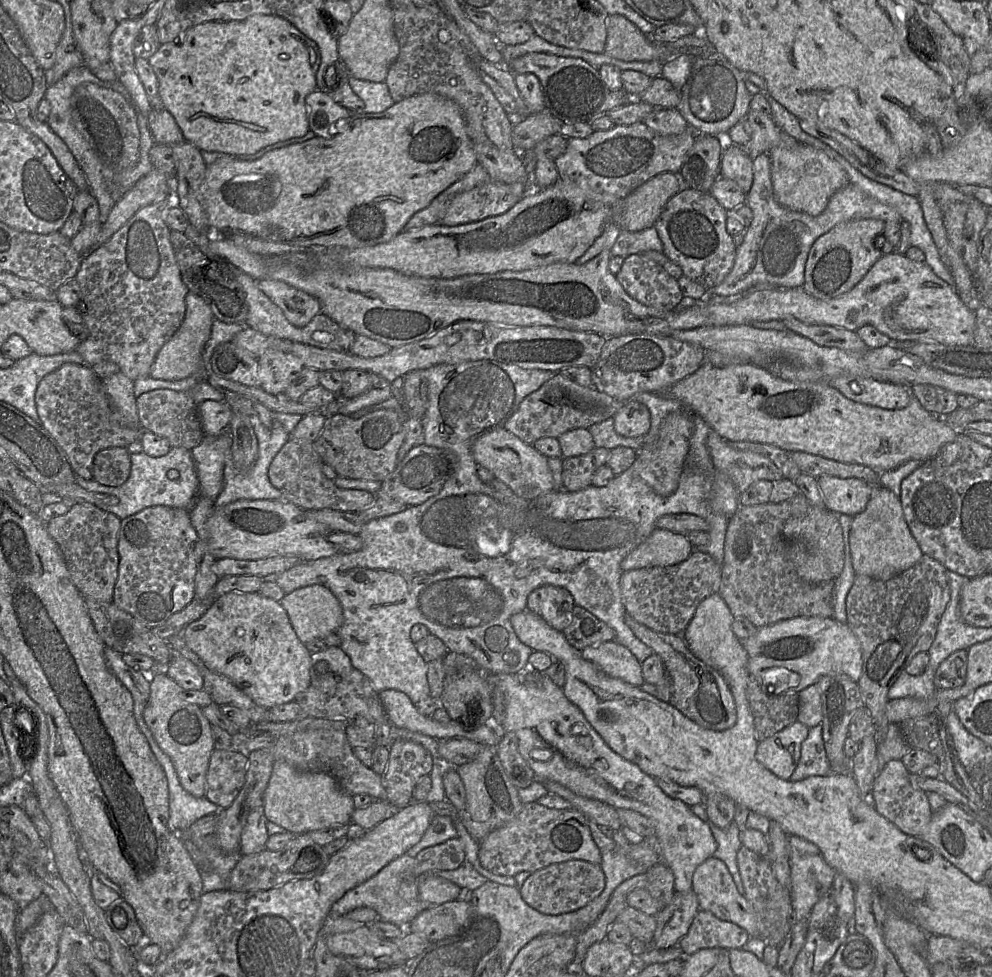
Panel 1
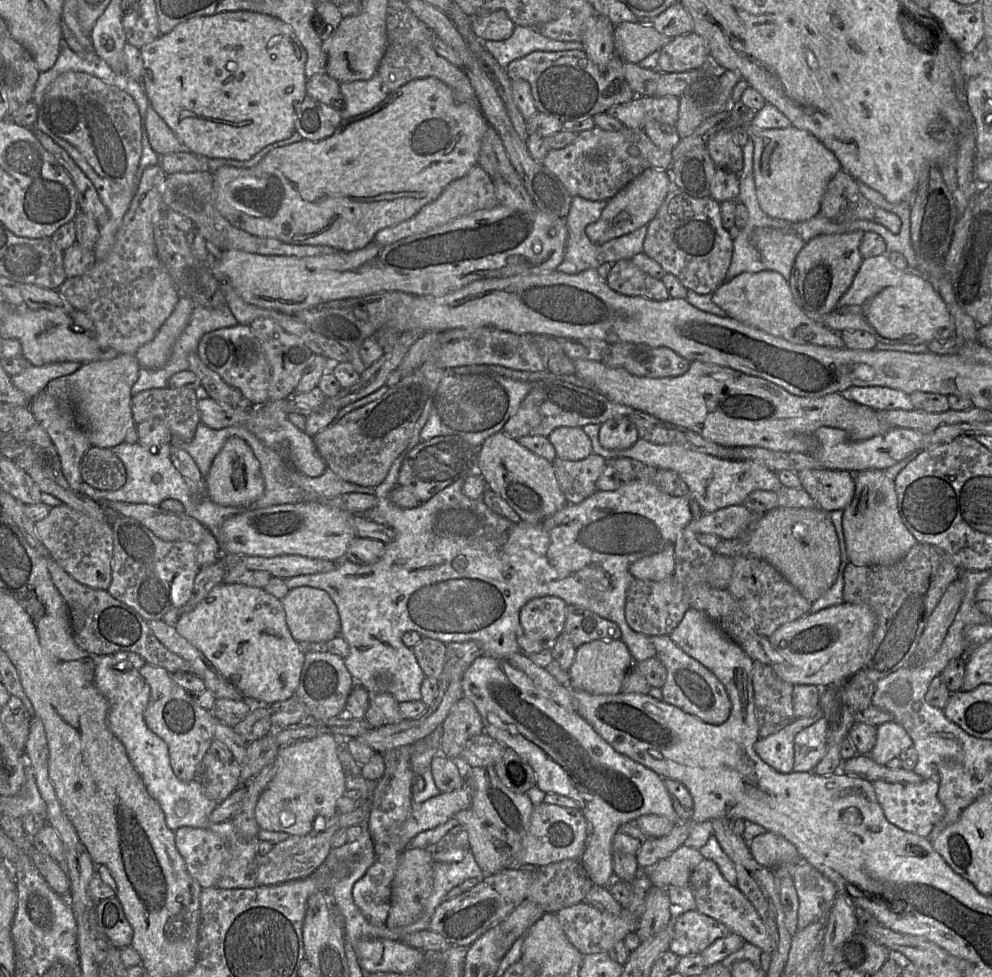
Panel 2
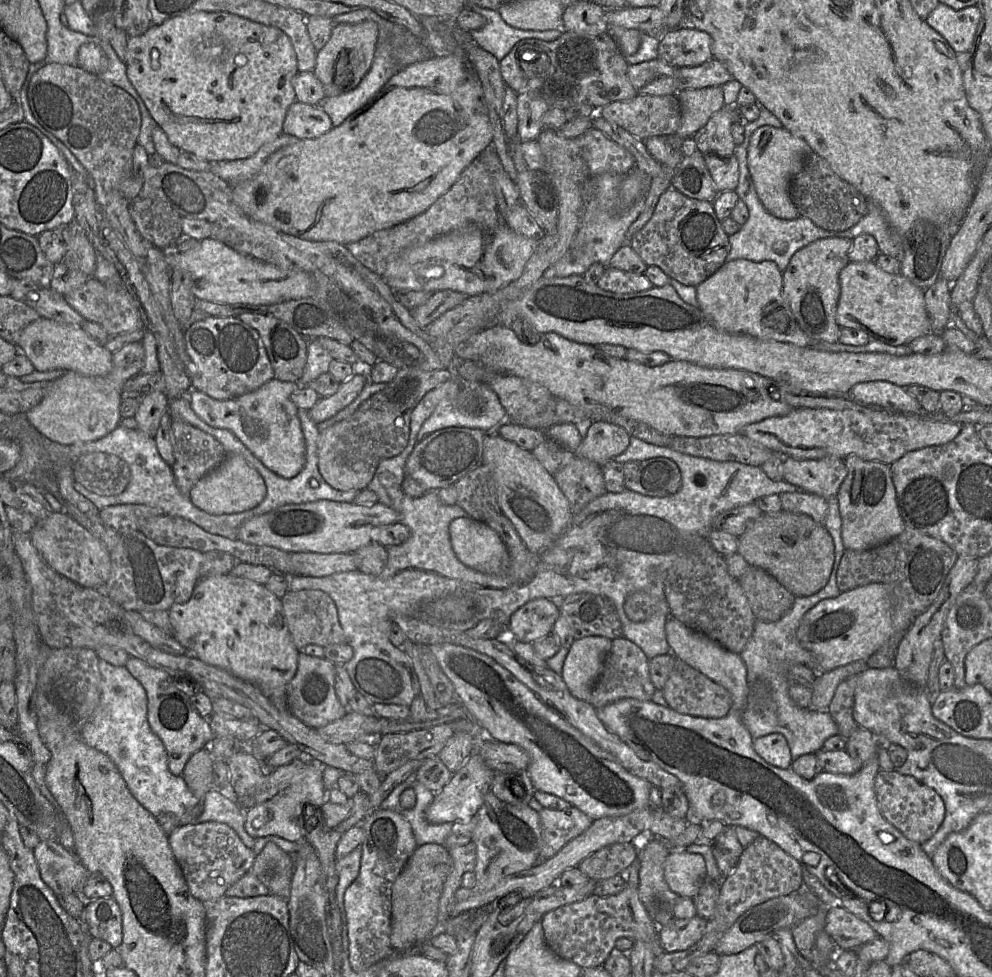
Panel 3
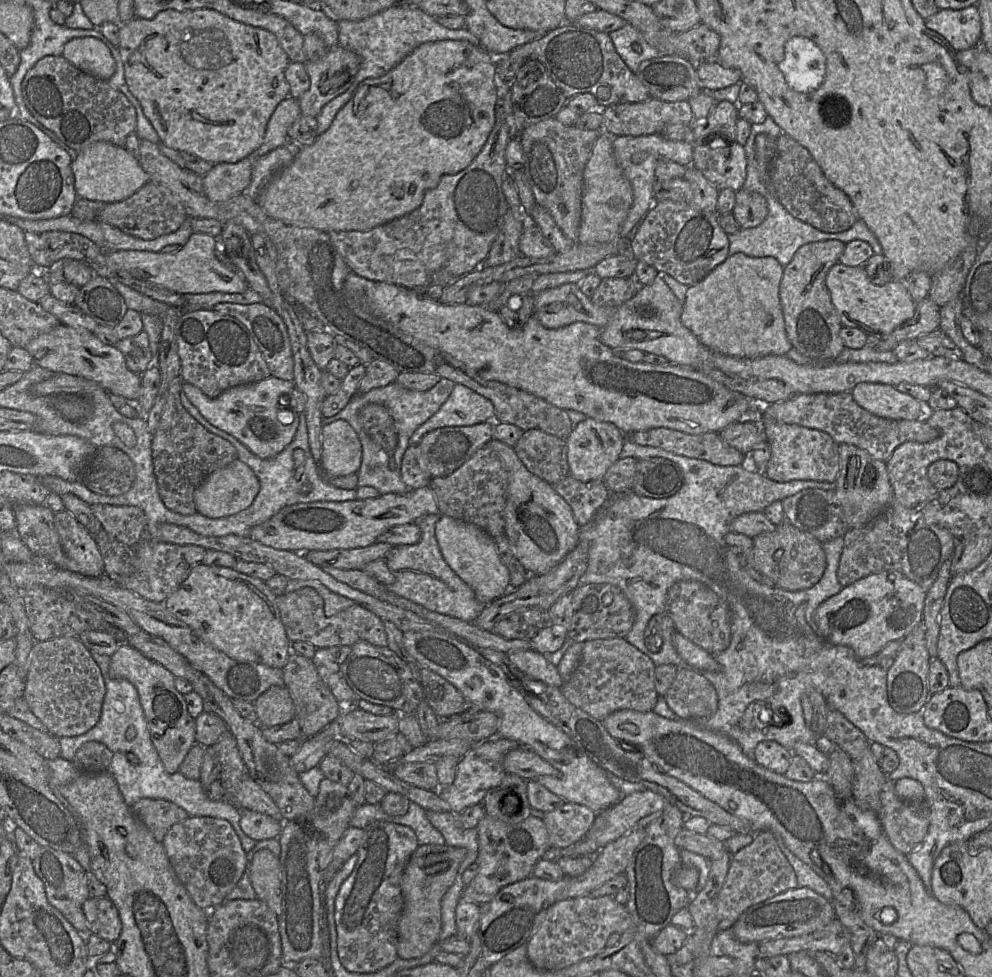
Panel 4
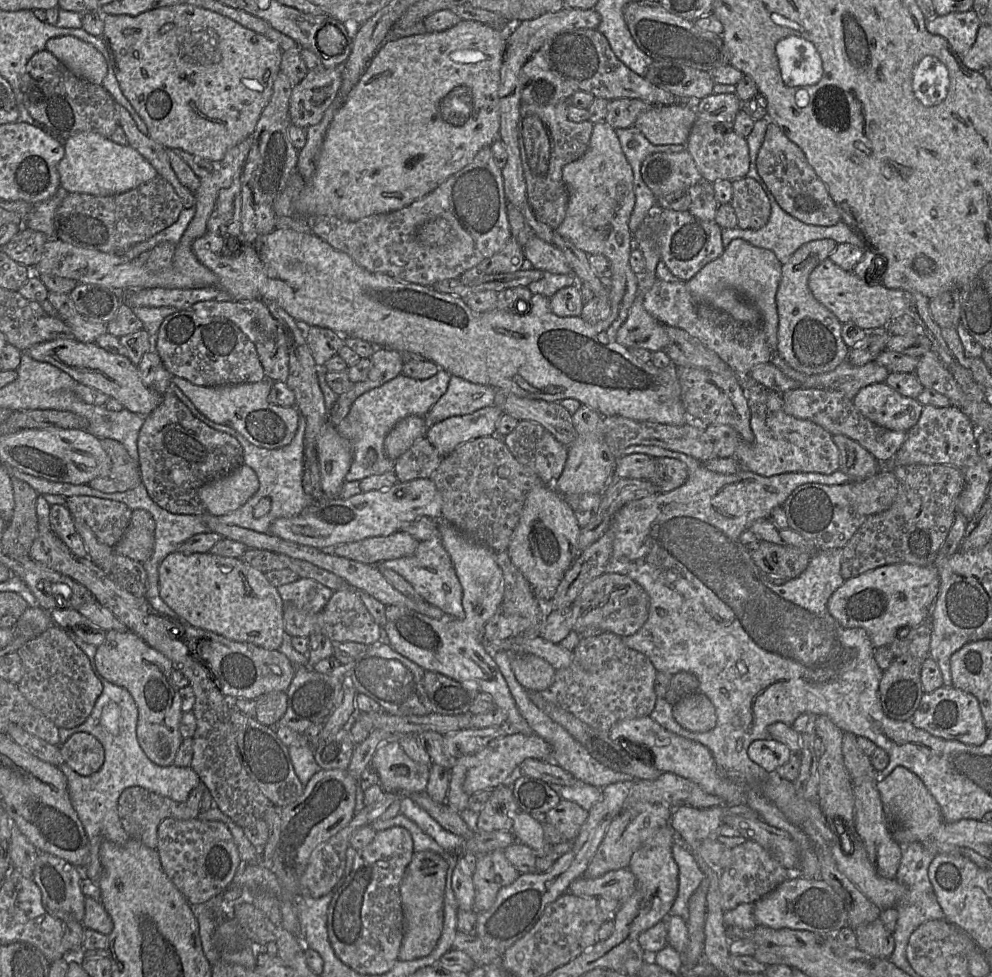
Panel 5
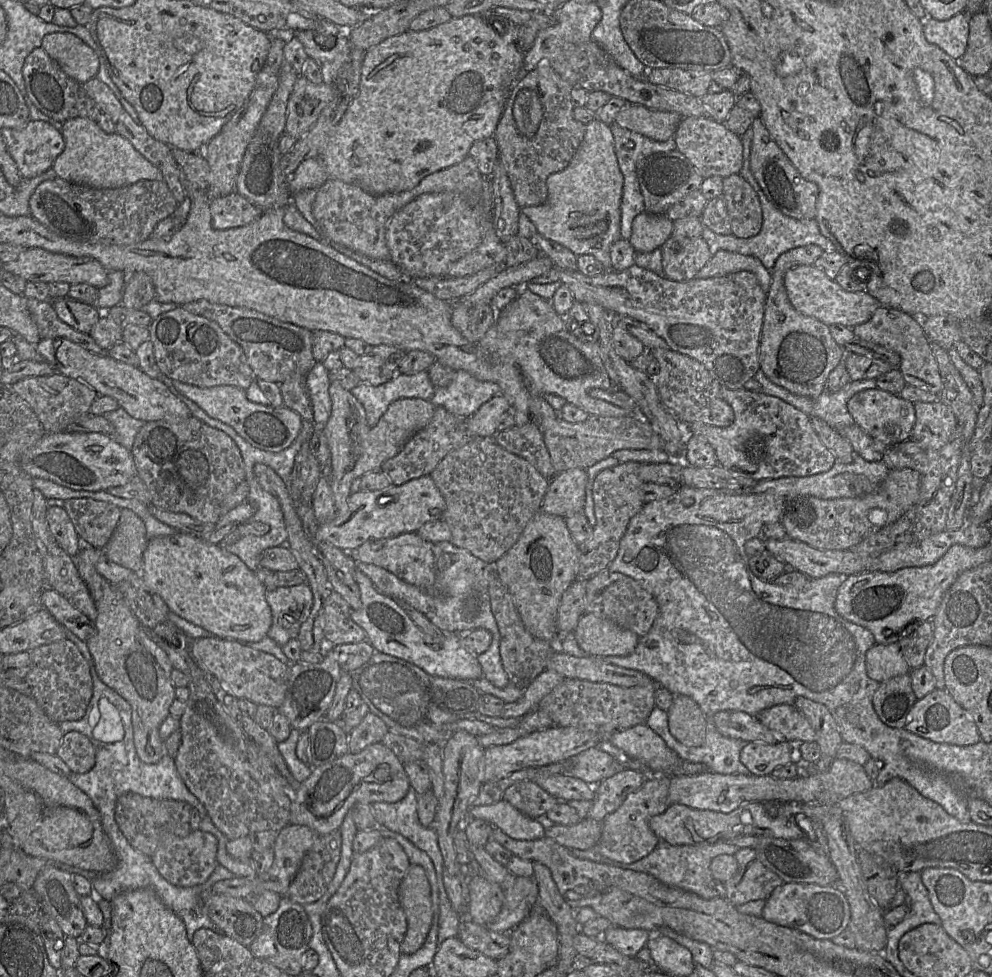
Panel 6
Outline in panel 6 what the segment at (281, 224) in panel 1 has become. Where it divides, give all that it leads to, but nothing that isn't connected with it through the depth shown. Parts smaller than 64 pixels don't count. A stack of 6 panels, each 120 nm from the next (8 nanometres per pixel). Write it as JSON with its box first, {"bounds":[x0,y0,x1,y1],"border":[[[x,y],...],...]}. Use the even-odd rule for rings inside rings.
{"bounds":[321,14,524,195],"border":[[[472,14],[459,18],[452,17],[448,22],[423,31],[412,31],[409,29],[402,34],[389,37],[367,50],[362,63],[358,93],[341,121],[332,131],[321,156],[329,179],[337,179],[357,185],[373,195],[400,193],[412,190],[428,175],[463,161],[468,156],[469,150],[475,142],[494,136],[509,92],[515,83],[522,78],[522,73],[524,73],[524,55],[515,45],[517,34],[517,25],[506,24],[497,20],[493,20],[493,23],[490,24],[481,14]]]}

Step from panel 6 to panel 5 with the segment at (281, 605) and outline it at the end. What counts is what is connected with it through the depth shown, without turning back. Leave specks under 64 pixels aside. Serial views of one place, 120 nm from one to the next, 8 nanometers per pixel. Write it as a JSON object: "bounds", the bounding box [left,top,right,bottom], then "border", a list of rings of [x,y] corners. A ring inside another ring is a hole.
{"bounds":[277,578,333,613],"border":[[[308,578],[277,587],[283,602],[291,602],[305,613],[322,611],[331,598],[333,591],[325,585]]]}

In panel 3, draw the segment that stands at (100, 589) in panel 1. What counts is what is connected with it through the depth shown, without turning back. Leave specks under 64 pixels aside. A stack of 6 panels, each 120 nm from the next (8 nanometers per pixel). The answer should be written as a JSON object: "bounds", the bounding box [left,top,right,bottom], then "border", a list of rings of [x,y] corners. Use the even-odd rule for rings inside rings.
{"bounds":[30,511,111,589],"border":[[[65,511],[51,512],[44,520],[37,521],[30,536],[38,553],[58,574],[92,589],[103,586],[108,581],[111,569],[110,551]]]}

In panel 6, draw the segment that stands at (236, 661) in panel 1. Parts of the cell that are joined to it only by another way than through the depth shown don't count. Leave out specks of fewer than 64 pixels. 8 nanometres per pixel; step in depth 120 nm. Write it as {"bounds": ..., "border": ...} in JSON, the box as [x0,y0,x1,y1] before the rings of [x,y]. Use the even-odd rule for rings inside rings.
{"bounds":[141,532,272,642],"border":[[[186,532],[150,539],[143,553],[141,576],[169,609],[183,619],[207,630],[212,636],[239,642],[258,642],[267,636],[272,624],[272,613],[266,600],[267,589],[238,556],[220,544],[212,544],[201,536]]]}

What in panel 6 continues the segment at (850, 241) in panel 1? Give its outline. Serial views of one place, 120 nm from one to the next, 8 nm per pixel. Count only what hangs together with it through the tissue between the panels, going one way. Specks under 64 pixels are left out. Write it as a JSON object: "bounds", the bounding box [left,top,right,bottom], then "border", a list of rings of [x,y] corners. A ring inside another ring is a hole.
{"bounds":[759,245,844,398],"border":[[[817,245],[797,247],[781,254],[771,270],[772,282],[767,292],[759,346],[760,370],[774,384],[792,394],[818,398],[826,389],[830,373],[844,359],[844,347],[832,338],[829,326],[805,316],[790,303],[784,286],[786,271],[797,265],[813,265],[824,253]]]}

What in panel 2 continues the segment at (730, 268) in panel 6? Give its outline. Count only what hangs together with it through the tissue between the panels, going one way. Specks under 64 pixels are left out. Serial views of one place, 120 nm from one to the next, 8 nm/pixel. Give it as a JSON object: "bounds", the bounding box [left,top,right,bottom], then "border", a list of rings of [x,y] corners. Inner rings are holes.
{"bounds":[711,270,844,347],"border":[[[771,270],[743,272],[730,281],[721,283],[711,294],[711,299],[715,305],[725,311],[726,317],[792,344],[844,347],[840,333],[815,322],[802,312],[793,299],[787,280],[778,272]]]}

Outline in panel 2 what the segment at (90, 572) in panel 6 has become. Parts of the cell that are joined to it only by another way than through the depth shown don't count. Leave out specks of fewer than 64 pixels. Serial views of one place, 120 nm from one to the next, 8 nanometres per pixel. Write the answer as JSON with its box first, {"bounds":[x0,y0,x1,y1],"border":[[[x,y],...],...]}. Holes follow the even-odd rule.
{"bounds":[138,663,214,782],"border":[[[145,663],[138,671],[150,686],[150,699],[145,710],[148,728],[168,745],[176,777],[184,782],[195,780],[214,740],[214,716],[211,711],[197,705],[192,695],[176,684],[164,668]]]}

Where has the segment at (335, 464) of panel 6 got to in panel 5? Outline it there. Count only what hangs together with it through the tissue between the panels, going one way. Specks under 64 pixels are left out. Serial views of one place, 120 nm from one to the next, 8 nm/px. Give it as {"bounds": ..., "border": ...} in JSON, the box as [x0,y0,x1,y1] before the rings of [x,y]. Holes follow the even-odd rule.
{"bounds":[384,416,427,461],"border":[[[408,416],[400,420],[384,440],[386,456],[396,461],[414,442],[425,437],[427,430],[424,417]]]}

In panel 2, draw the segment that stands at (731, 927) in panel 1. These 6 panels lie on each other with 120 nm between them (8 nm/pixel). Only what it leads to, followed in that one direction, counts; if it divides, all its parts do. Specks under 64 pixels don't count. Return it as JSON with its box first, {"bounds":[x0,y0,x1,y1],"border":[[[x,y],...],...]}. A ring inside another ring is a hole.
{"bounds":[669,909,731,957],"border":[[[696,909],[676,913],[672,925],[674,934],[669,951],[678,957],[701,954],[715,940],[731,933],[727,926]]]}

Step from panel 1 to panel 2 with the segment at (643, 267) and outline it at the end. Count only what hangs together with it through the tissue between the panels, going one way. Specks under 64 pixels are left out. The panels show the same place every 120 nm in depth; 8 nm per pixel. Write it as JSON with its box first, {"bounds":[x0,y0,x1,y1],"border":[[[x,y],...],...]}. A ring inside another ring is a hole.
{"bounds":[605,259,670,301],"border":[[[630,259],[614,262],[605,282],[612,290],[623,295],[640,296],[655,301],[670,297],[661,279],[645,273]]]}

